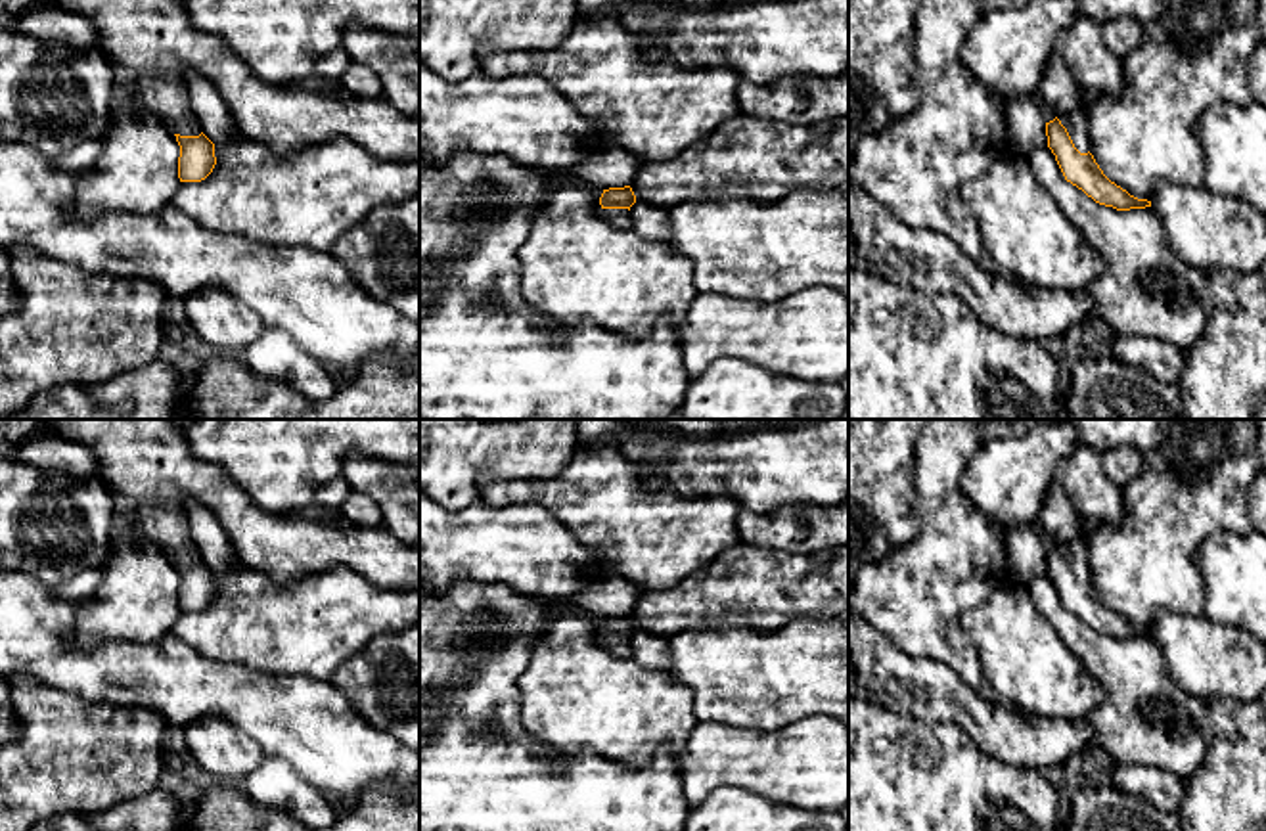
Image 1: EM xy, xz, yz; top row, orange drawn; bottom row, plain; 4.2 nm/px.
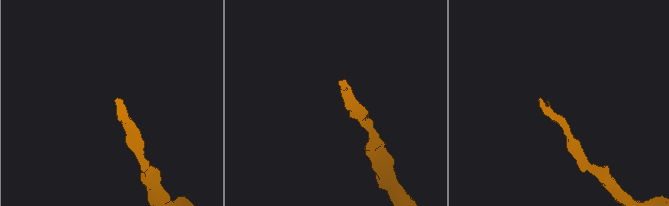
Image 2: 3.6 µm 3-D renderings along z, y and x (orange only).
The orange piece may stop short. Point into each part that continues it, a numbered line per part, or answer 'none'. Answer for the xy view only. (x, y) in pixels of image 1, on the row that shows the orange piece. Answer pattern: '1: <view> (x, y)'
1: xy (163, 92)

